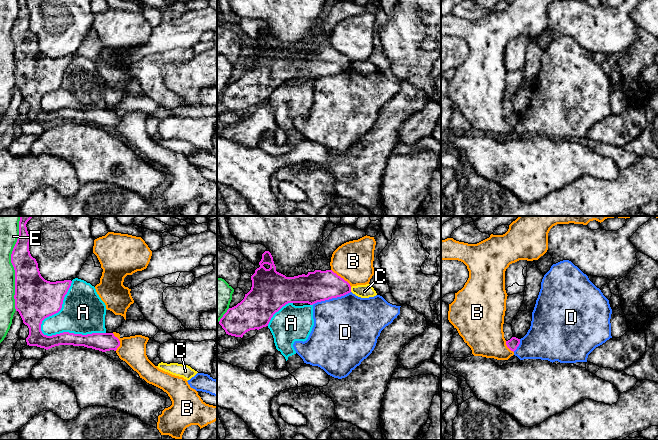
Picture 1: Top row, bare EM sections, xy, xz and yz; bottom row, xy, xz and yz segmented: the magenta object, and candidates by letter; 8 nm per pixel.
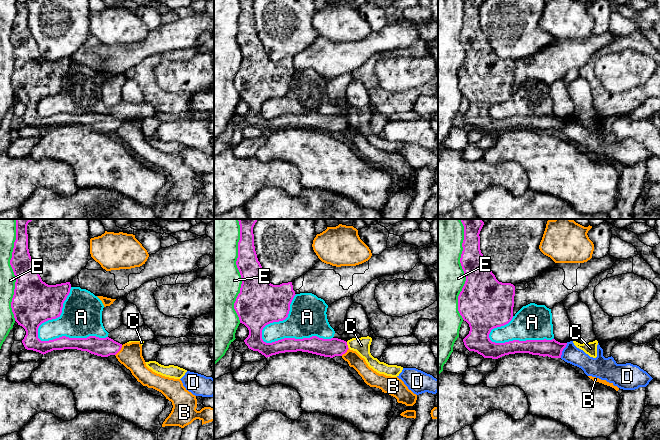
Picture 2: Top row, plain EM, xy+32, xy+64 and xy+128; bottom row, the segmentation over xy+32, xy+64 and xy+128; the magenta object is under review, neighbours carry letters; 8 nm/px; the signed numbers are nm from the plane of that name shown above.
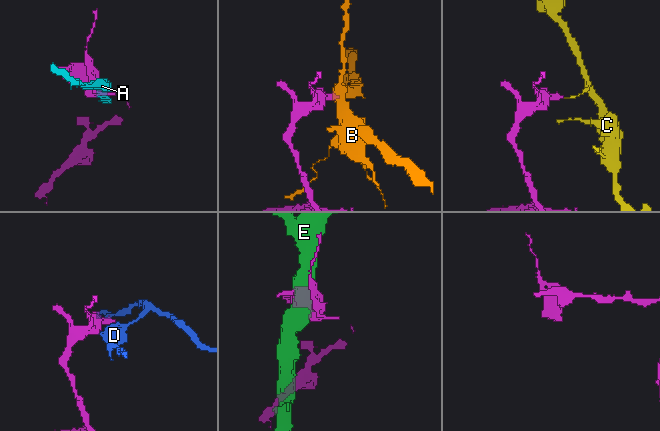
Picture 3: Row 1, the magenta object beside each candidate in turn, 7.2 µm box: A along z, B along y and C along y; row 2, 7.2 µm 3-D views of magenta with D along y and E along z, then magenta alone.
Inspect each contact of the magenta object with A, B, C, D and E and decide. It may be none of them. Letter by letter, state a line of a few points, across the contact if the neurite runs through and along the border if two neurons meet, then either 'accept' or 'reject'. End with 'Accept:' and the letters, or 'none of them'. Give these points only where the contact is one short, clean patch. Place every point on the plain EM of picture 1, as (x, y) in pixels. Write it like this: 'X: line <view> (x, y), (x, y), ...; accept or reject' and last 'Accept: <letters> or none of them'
A: reject
B: line xz (331, 45), (351, 62); reject
C: line xz (350, 63), (351, 67); reject
D: line xz (350, 67), (340, 72), (317, 77), (314, 80); reject
E: reject
Accept: none of them

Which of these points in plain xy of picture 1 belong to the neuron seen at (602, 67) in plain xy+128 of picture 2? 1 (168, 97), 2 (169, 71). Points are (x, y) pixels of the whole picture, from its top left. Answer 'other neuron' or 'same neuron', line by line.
1: other neuron
2: same neuron

